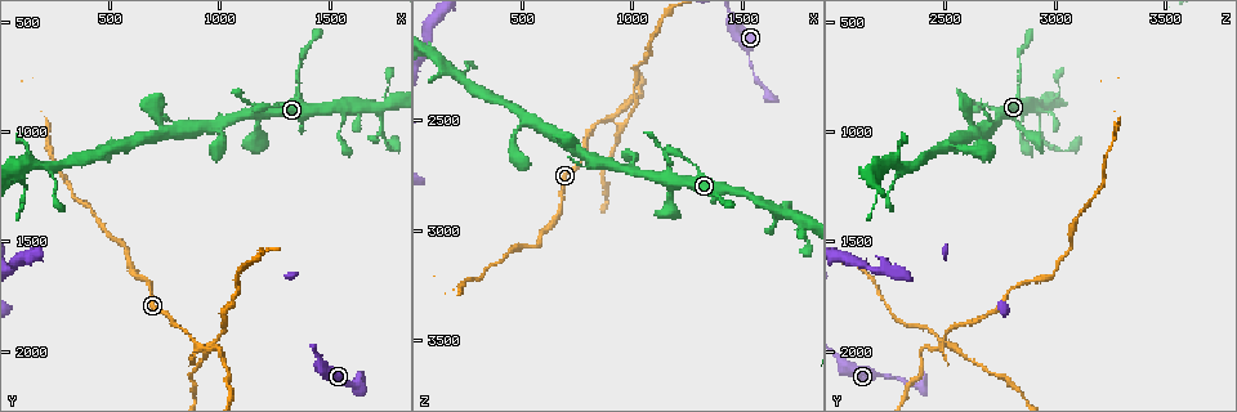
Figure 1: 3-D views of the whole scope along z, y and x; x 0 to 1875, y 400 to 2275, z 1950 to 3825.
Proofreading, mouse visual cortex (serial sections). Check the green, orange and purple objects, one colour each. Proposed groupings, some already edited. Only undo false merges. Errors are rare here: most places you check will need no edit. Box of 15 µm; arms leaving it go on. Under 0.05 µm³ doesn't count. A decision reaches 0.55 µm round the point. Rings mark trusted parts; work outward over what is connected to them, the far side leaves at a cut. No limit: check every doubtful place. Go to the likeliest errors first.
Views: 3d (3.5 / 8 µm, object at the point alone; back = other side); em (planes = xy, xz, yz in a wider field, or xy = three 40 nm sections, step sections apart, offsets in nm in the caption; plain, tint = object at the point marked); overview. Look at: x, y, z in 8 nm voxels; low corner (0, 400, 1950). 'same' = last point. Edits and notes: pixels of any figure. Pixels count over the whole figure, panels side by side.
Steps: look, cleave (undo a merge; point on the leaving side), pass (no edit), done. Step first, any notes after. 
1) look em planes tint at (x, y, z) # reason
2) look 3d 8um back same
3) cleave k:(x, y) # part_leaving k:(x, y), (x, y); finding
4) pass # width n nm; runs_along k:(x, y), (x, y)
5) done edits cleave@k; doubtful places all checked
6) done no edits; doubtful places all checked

look 3d 3.5um at (910, 1970, 2490) # four or more arms meet

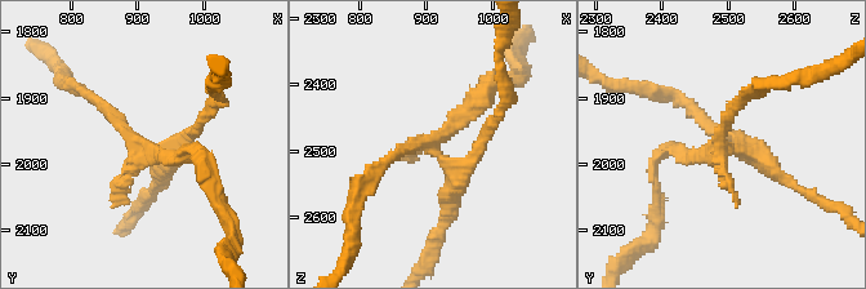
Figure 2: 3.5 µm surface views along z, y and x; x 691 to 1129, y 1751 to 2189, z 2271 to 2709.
cleave 2:(480, 147) # part_leaving 2:(443, 159), (480, 152), (503, 96); a second cell is stuck on

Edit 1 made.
look overview

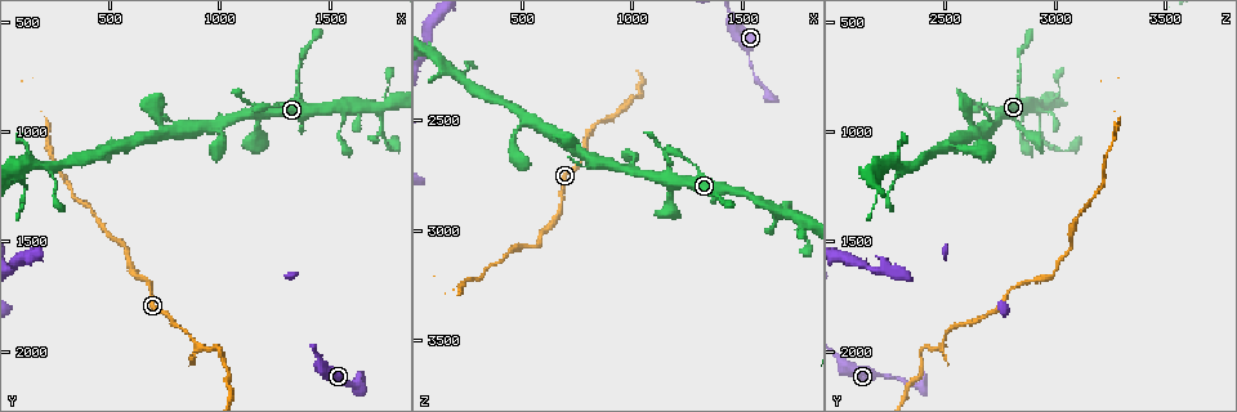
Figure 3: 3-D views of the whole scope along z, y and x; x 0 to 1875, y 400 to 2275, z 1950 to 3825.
look 3d 3.5um at (1150, 880, 2660) # sharp bend

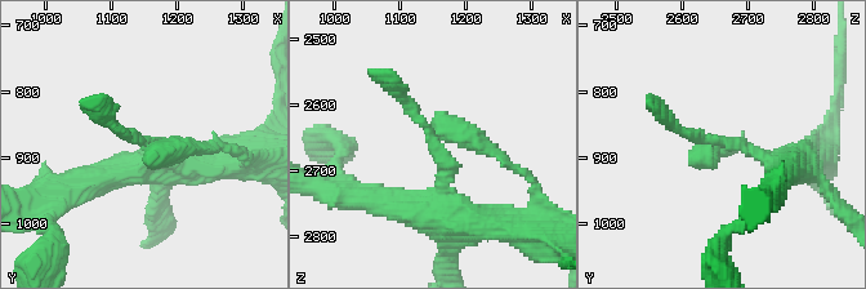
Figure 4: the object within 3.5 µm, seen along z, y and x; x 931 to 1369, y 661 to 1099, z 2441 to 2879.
look em xy step 3 tint at (1155, 875, 2655) # now the EM

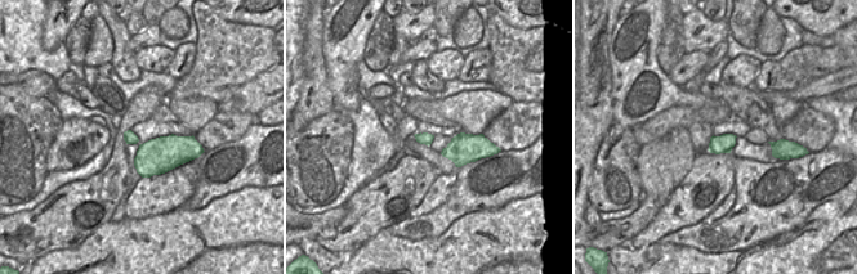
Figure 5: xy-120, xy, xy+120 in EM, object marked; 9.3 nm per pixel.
pass # runs_along 4:(793, 165), (726, 138); continuous, no second cell

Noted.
look 3d 3.5um at (1010, 1980, 2390) # abrupt turn

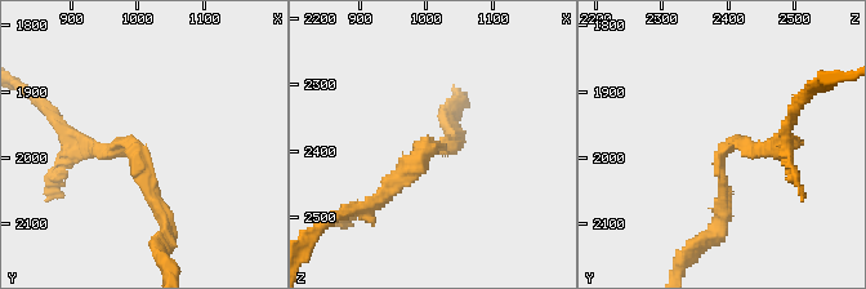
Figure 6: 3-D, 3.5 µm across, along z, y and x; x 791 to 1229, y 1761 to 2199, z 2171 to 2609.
look em planes tint at (1000, 1995, 2395) # arm_widths 200, 200 nm; shape alone is not enough

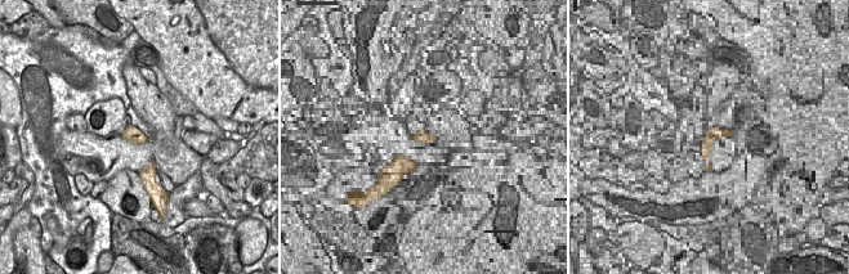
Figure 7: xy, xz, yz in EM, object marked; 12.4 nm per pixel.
pass # runs_along 6:(77, 145), (133, 145), (164, 229); one cell here

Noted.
done edits cleave@2; doubtful places all checked

